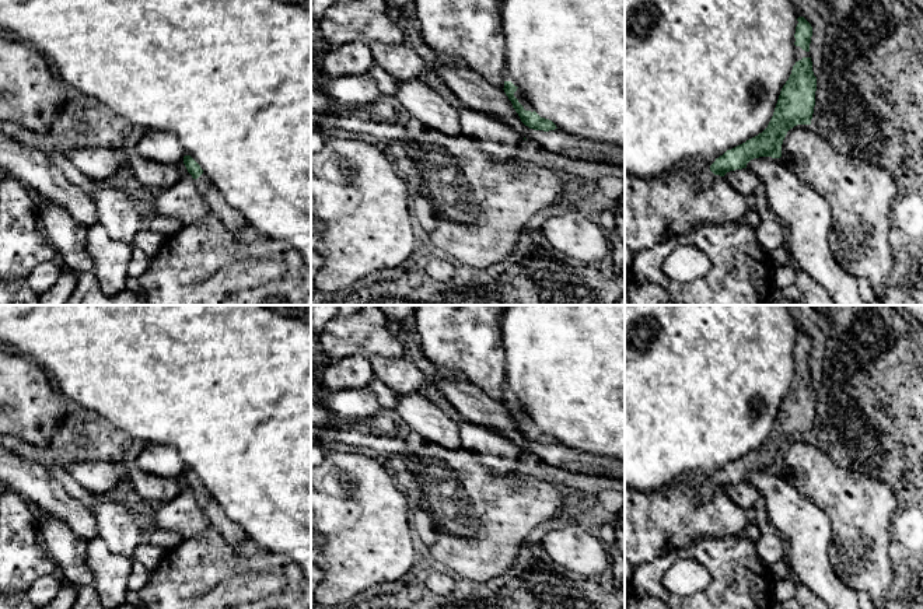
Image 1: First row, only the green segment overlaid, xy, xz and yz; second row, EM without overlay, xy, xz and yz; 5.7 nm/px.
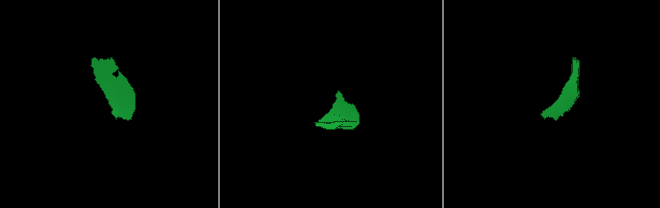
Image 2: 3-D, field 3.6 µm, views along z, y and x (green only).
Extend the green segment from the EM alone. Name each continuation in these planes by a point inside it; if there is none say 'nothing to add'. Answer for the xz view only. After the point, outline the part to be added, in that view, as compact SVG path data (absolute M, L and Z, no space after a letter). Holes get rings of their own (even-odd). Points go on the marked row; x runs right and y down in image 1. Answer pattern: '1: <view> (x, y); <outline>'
1: xz (523, 100); M520 88L514 92L514 97L518 99L518 102L524 106L525 111L534 112L534 108L529 102L529 99L522 94Z

